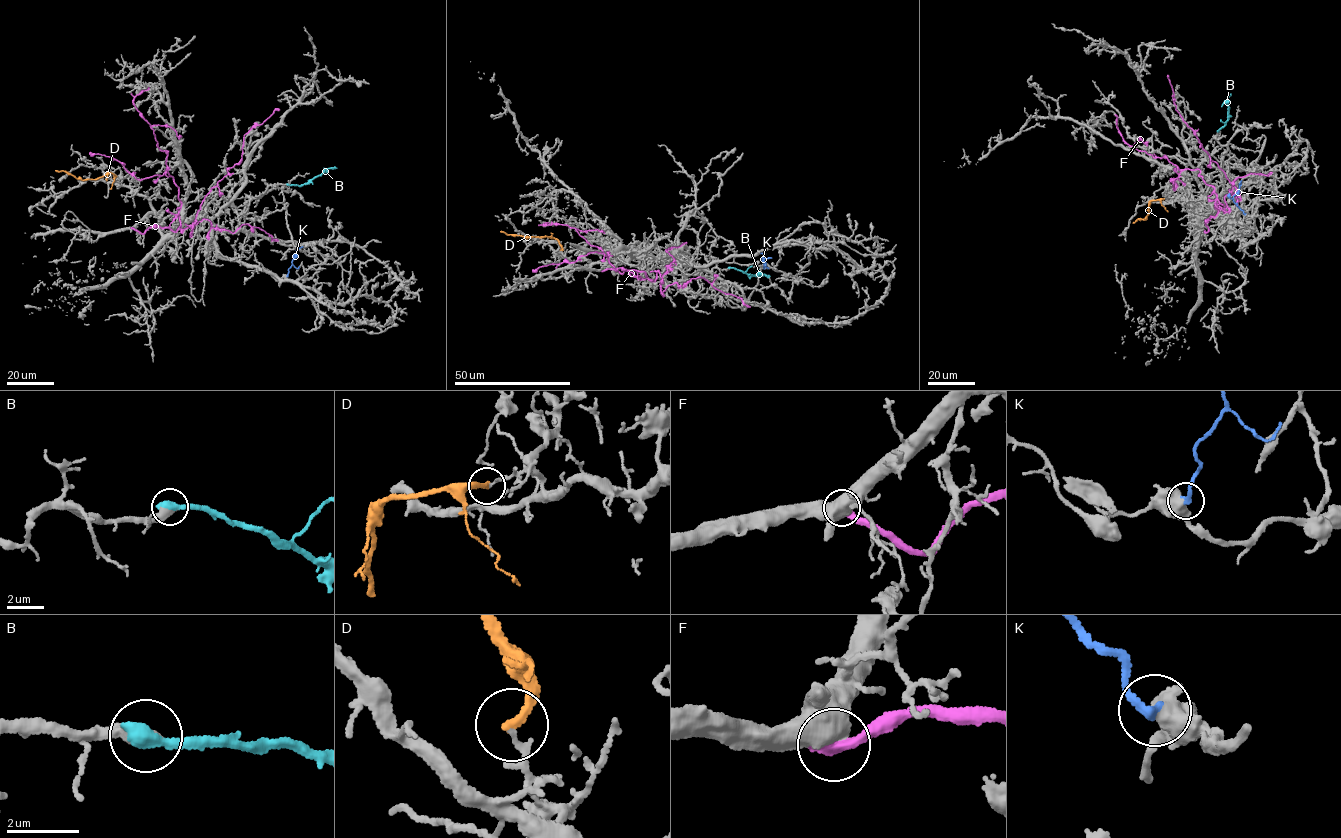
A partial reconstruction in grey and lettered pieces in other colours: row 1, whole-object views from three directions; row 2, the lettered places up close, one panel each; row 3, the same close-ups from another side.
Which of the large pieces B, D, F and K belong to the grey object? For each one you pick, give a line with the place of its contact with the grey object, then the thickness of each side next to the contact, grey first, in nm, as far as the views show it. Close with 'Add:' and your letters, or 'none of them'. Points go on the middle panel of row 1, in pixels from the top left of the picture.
B: meets grey at (729, 267); 480 nm thick on the grey side, 480 nm on the other
K: meets grey at (765, 265); 600 nm thick on the grey side, 240 nm on the other
Add: B, K

